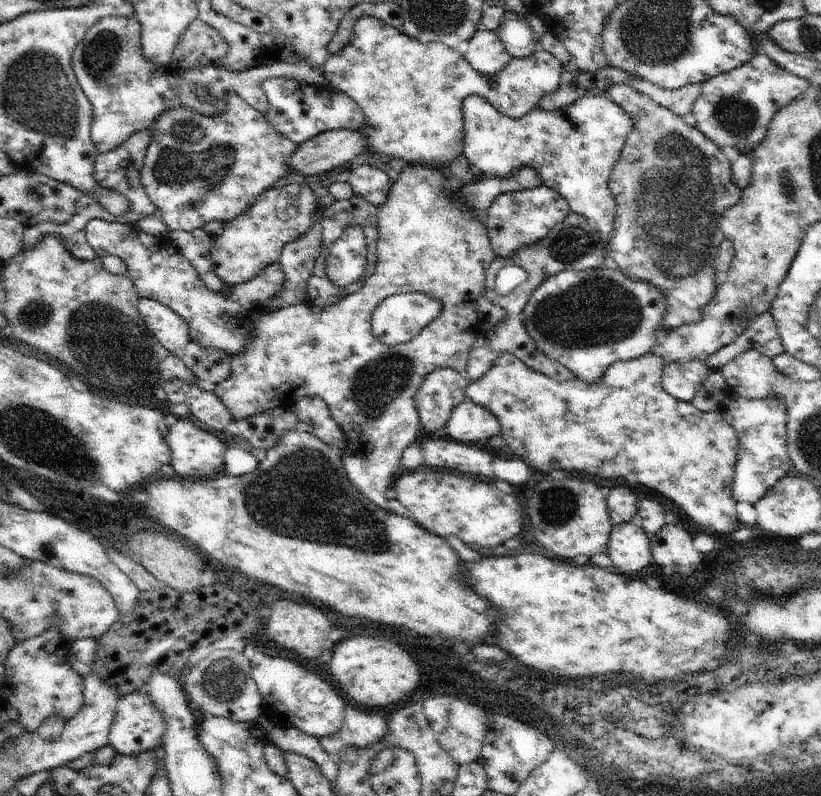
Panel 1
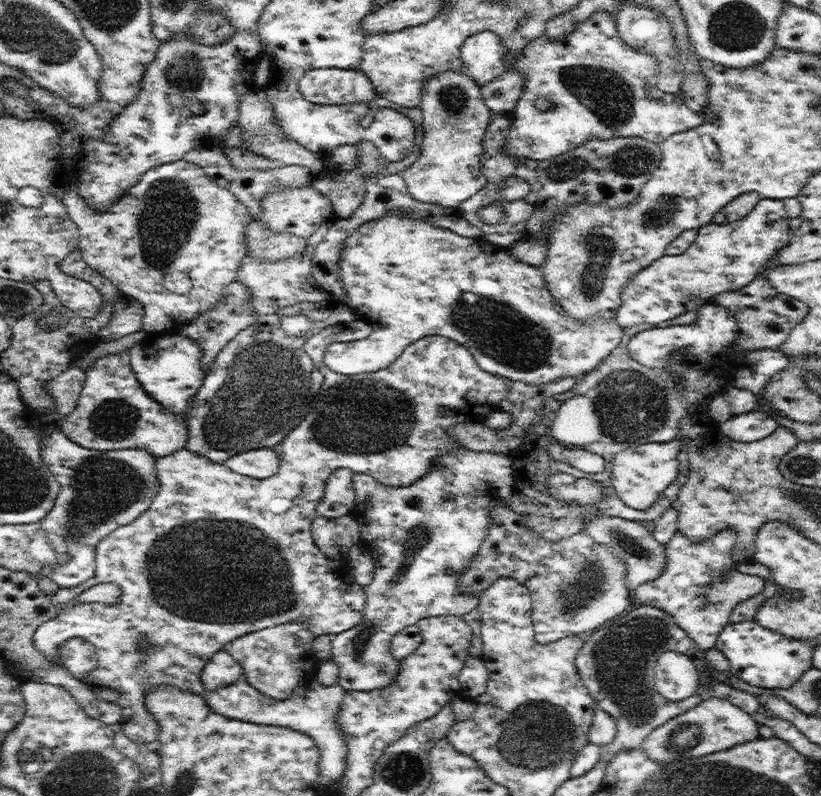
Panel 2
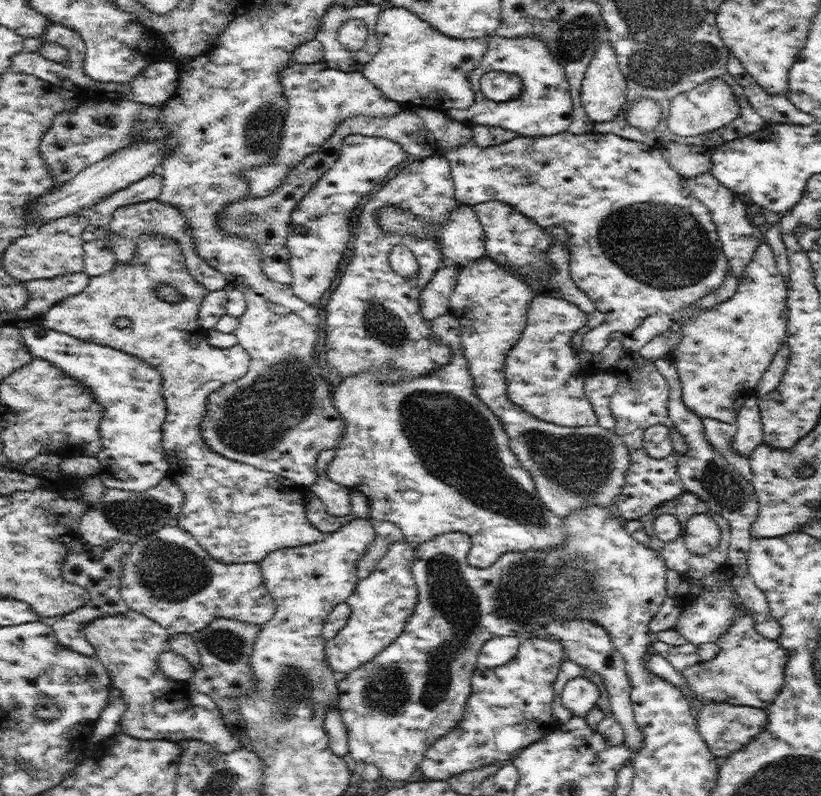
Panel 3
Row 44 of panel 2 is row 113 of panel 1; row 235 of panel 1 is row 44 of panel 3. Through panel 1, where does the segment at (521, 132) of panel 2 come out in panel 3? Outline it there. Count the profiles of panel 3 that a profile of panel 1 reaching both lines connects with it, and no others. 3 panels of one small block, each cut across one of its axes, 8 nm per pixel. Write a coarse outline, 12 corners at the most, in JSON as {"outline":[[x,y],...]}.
{"outline":[[597,46],[581,108],[593,124],[617,120],[627,98],[615,50]]}

